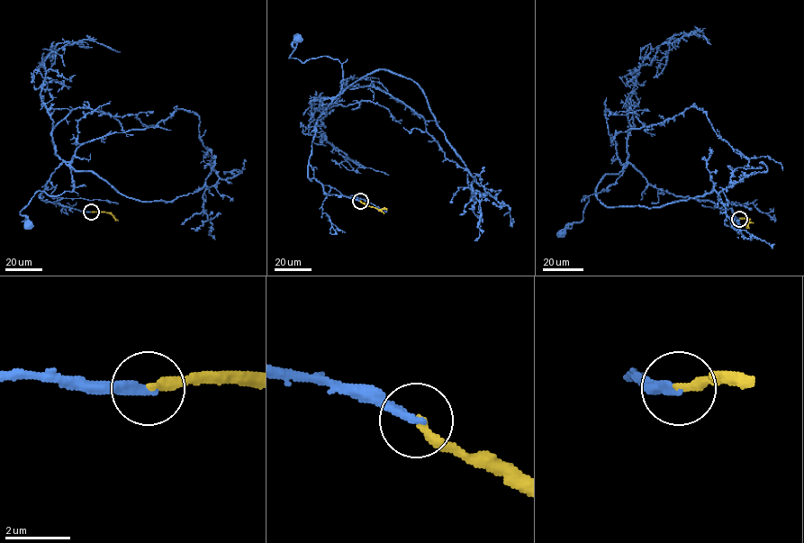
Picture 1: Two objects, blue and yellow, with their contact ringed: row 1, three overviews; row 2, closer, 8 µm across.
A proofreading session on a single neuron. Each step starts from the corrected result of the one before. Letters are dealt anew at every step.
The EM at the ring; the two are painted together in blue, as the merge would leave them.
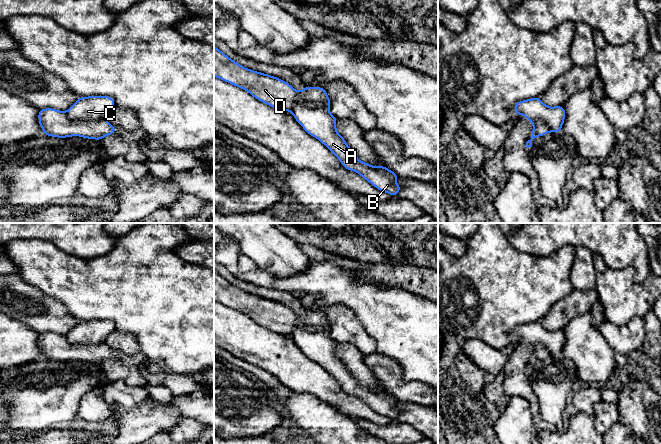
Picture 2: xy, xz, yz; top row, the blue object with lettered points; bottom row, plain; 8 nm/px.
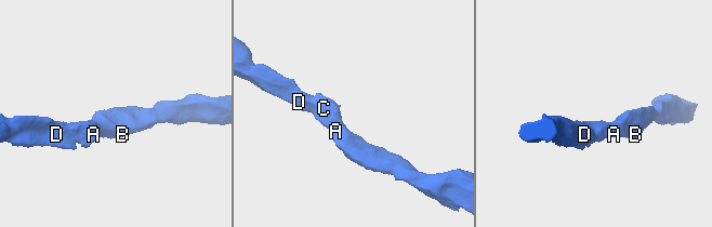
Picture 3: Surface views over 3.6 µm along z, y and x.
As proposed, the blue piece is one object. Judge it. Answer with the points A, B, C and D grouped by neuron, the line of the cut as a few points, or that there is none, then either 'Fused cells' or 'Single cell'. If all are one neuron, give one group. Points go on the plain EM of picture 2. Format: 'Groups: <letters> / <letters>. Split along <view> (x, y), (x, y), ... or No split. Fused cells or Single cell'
Groups: A B C / D. Split along xy (65, 336), (69, 342), (77, 344), (101, 344), (104, 342). Fused cells

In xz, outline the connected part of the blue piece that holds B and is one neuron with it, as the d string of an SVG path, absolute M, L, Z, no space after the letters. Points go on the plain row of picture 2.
M306 310L299 315L301 327L296 327L291 334L295 344L312 361L325 369L340 385L342 390L357 396L375 412L396 421L402 413L396 407L399 401L385 390L372 390L361 386L349 372L346 364L337 356L337 342L323 328L328 318L323 311Z

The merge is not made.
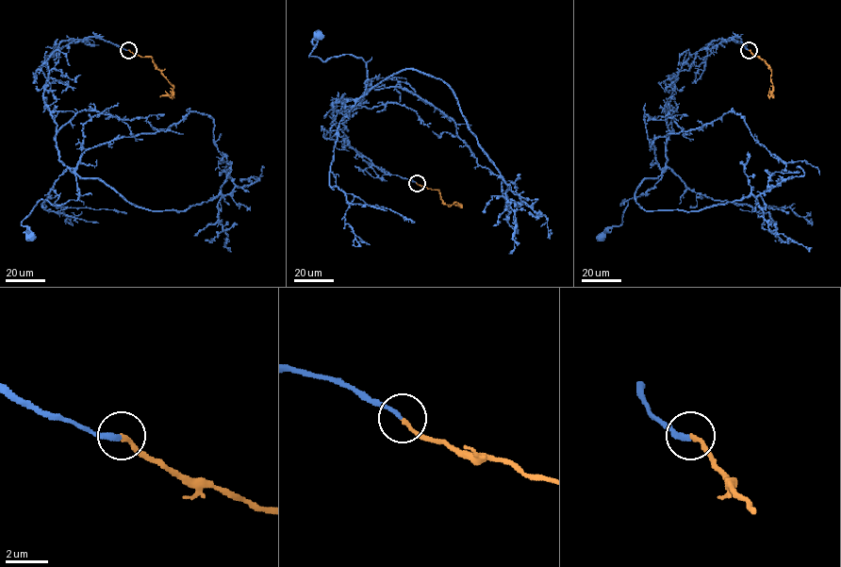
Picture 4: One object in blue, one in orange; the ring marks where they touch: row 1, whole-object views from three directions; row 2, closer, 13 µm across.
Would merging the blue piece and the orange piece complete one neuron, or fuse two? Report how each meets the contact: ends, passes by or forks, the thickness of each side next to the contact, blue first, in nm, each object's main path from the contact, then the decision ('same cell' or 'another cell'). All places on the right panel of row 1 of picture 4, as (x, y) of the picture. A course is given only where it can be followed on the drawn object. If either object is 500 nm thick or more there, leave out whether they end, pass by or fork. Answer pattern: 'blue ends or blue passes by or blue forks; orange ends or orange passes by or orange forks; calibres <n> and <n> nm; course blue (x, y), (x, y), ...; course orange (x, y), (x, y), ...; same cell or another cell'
blue ends; orange ends; calibres 200 and 180 nm; course blue (749, 50), (735, 37), (689, 56), (668, 106), (665, 170), (644, 194), (623, 200), (621, 223), (601, 236); course orange (749, 50), (770, 69), (773, 93), (767, 95), (772, 96); same cell

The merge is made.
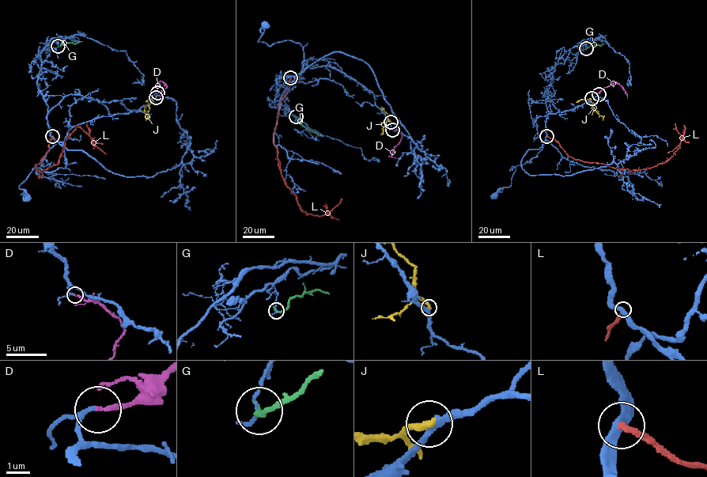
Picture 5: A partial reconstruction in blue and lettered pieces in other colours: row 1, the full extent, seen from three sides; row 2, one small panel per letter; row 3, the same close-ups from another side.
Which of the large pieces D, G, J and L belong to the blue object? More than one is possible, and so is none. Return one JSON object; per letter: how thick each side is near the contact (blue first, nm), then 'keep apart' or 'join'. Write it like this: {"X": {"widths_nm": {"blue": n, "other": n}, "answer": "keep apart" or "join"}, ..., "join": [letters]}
{"D": {"widths_nm": {"blue": 150, "other": 200}, "answer": "join"}, "G": {"widths_nm": {"blue": 110, "other": 240}, "answer": "keep apart"}, "J": {"widths_nm": {"blue": 320, "other": 320}, "answer": "keep apart"}, "L": {"widths_nm": {"blue": 360, "other": 260}, "answer": "keep apart"}, "join": ["D"]}

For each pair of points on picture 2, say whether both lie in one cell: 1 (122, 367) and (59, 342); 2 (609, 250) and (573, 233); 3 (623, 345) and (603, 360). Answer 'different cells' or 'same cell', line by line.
1: same cell
2: same cell
3: different cells

